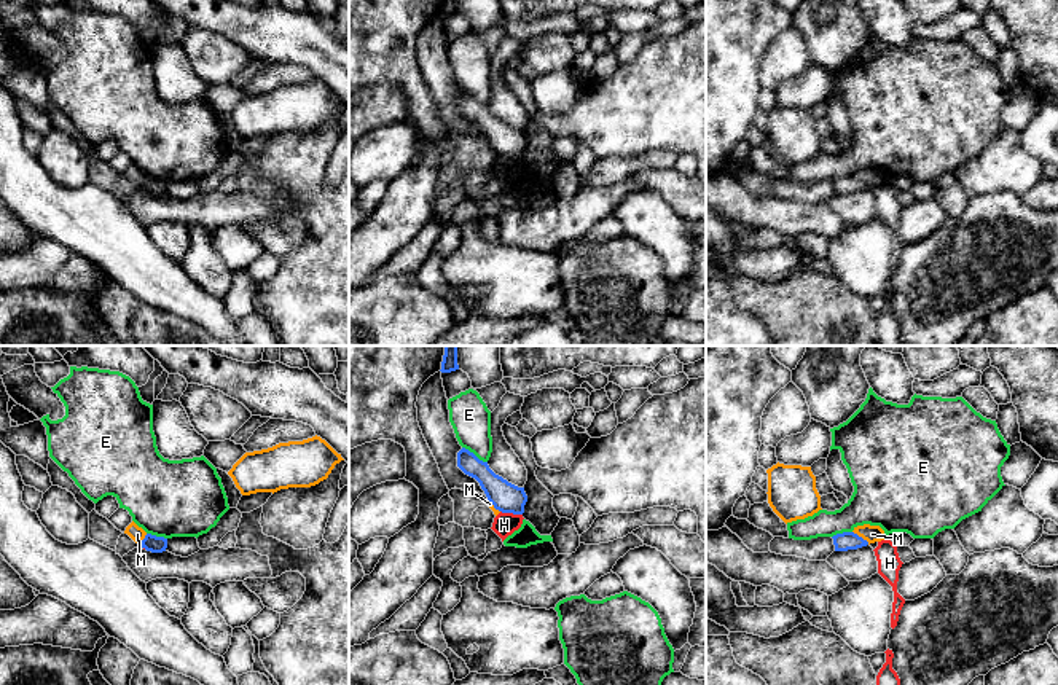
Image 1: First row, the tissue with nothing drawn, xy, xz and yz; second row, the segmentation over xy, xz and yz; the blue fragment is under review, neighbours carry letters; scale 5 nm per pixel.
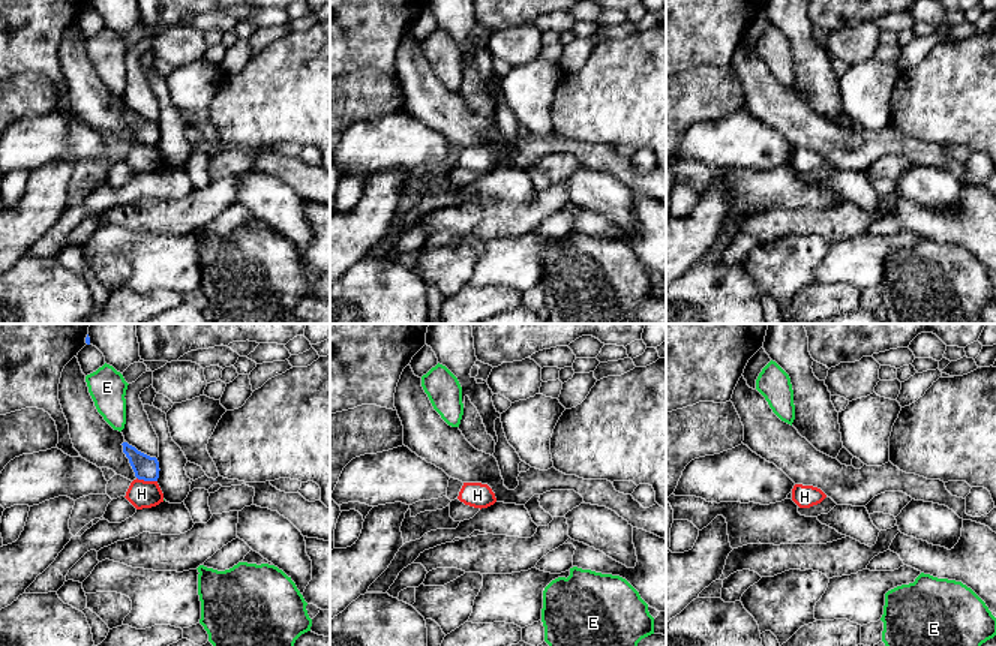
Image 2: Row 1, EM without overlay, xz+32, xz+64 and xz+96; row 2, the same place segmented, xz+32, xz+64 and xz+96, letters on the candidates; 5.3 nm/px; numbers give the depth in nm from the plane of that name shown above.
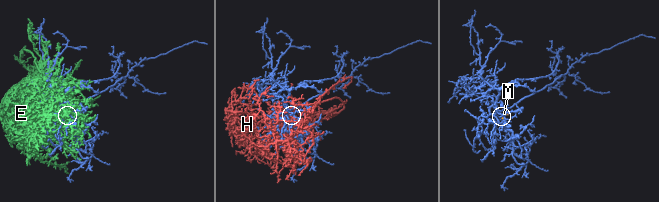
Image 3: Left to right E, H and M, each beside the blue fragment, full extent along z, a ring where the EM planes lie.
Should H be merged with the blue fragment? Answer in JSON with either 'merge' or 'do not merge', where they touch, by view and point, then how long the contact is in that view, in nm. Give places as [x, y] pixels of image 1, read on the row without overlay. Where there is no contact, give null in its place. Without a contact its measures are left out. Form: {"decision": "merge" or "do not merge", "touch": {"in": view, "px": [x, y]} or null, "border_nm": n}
{"decision": "do not merge", "touch": {"in": "xz", "px": [512, 155]}, "border_nm": 110}

